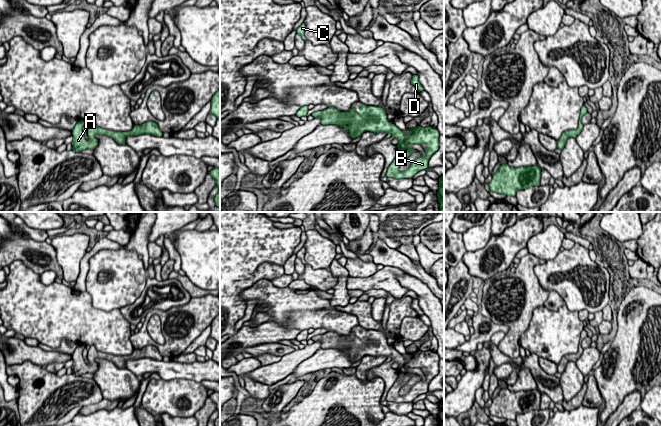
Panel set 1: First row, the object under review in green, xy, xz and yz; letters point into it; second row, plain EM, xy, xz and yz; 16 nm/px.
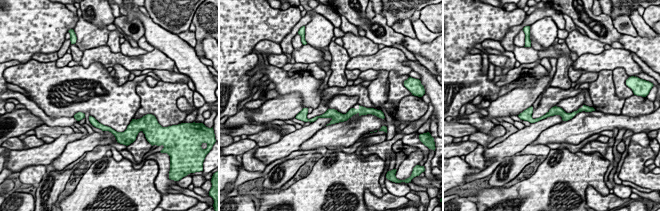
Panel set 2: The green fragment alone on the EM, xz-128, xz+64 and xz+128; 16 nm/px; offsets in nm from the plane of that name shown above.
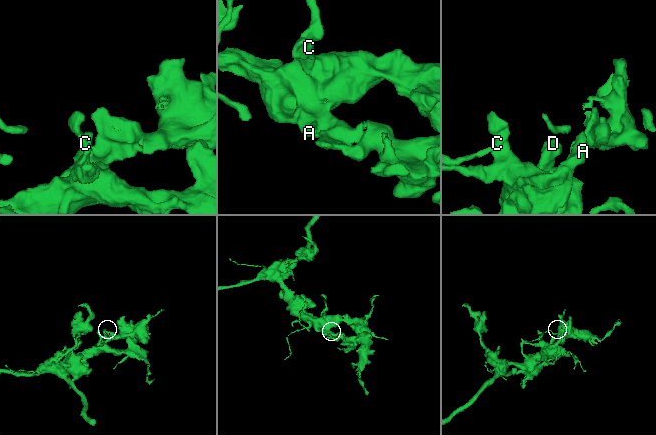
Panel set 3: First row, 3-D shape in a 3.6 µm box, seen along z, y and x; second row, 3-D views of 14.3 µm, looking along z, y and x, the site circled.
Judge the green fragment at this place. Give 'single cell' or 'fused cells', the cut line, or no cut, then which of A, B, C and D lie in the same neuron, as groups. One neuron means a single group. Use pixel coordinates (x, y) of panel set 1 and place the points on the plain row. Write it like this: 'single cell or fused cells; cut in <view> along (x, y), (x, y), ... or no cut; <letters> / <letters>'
single cell; no cut; A B C D

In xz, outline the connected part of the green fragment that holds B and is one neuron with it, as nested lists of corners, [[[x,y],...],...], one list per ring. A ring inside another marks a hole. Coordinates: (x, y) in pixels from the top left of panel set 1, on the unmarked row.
[[[360,327],[360,337],[358,338],[355,331],[353,329],[349,336],[340,336],[334,331],[329,331],[322,335],[314,336],[312,340],[314,342],[319,341],[322,349],[336,348],[343,351],[345,355],[348,354],[350,356],[350,360],[353,363],[361,360],[365,355],[391,357],[392,361],[397,362],[399,366],[397,368],[398,378],[386,396],[386,401],[388,402],[413,402],[416,397],[429,391],[429,382],[439,372],[439,356],[437,353],[431,350],[417,350],[413,353],[406,353],[410,357],[407,360],[404,355],[388,345],[383,332]],[[414,368],[421,370],[425,368],[427,370],[427,373],[424,374],[426,380],[419,380],[407,394],[401,396],[399,394],[400,389],[412,377],[417,375],[410,372]]]

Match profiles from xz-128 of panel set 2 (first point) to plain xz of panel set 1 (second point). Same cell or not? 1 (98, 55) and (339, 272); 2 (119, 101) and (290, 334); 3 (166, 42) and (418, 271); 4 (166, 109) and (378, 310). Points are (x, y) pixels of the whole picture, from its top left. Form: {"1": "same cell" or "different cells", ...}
{"1": "different cells", "2": "different cells", "3": "different cells", "4": "different cells"}

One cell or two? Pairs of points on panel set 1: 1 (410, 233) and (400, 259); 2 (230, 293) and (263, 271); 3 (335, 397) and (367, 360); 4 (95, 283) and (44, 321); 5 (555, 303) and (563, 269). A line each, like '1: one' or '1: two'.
1: two
2: one
3: two
4: two
5: two

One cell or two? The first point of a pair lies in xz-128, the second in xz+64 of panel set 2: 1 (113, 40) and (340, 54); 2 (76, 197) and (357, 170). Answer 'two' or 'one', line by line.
1: one
2: one

